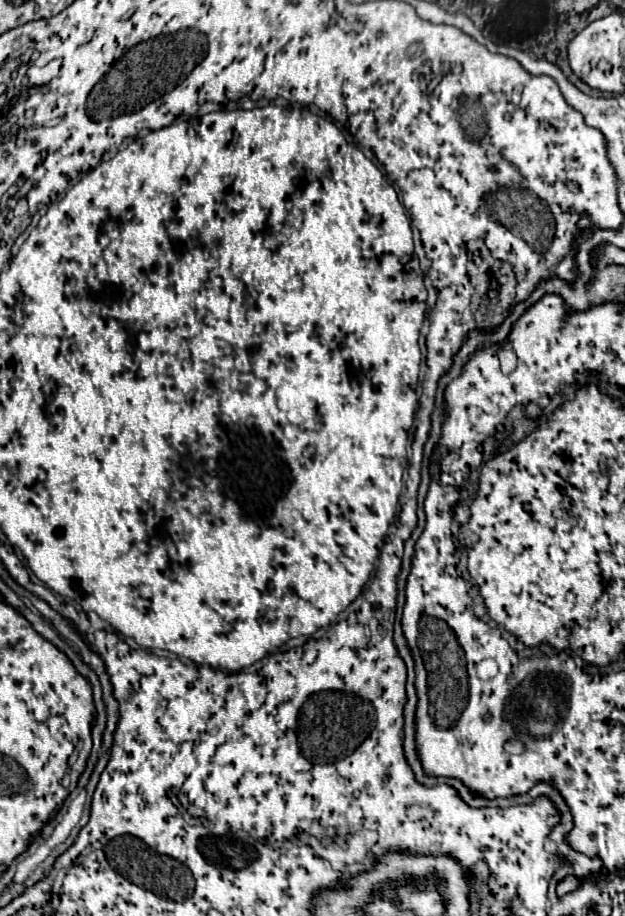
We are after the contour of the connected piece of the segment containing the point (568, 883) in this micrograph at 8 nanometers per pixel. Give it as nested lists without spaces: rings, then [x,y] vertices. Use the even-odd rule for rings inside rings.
[[[566,875],[564,879],[560,879],[560,881],[558,881],[556,895],[558,895],[558,897],[564,897],[566,893],[576,891],[576,887],[580,887],[580,883],[584,883],[580,877],[576,877],[576,875]]]

